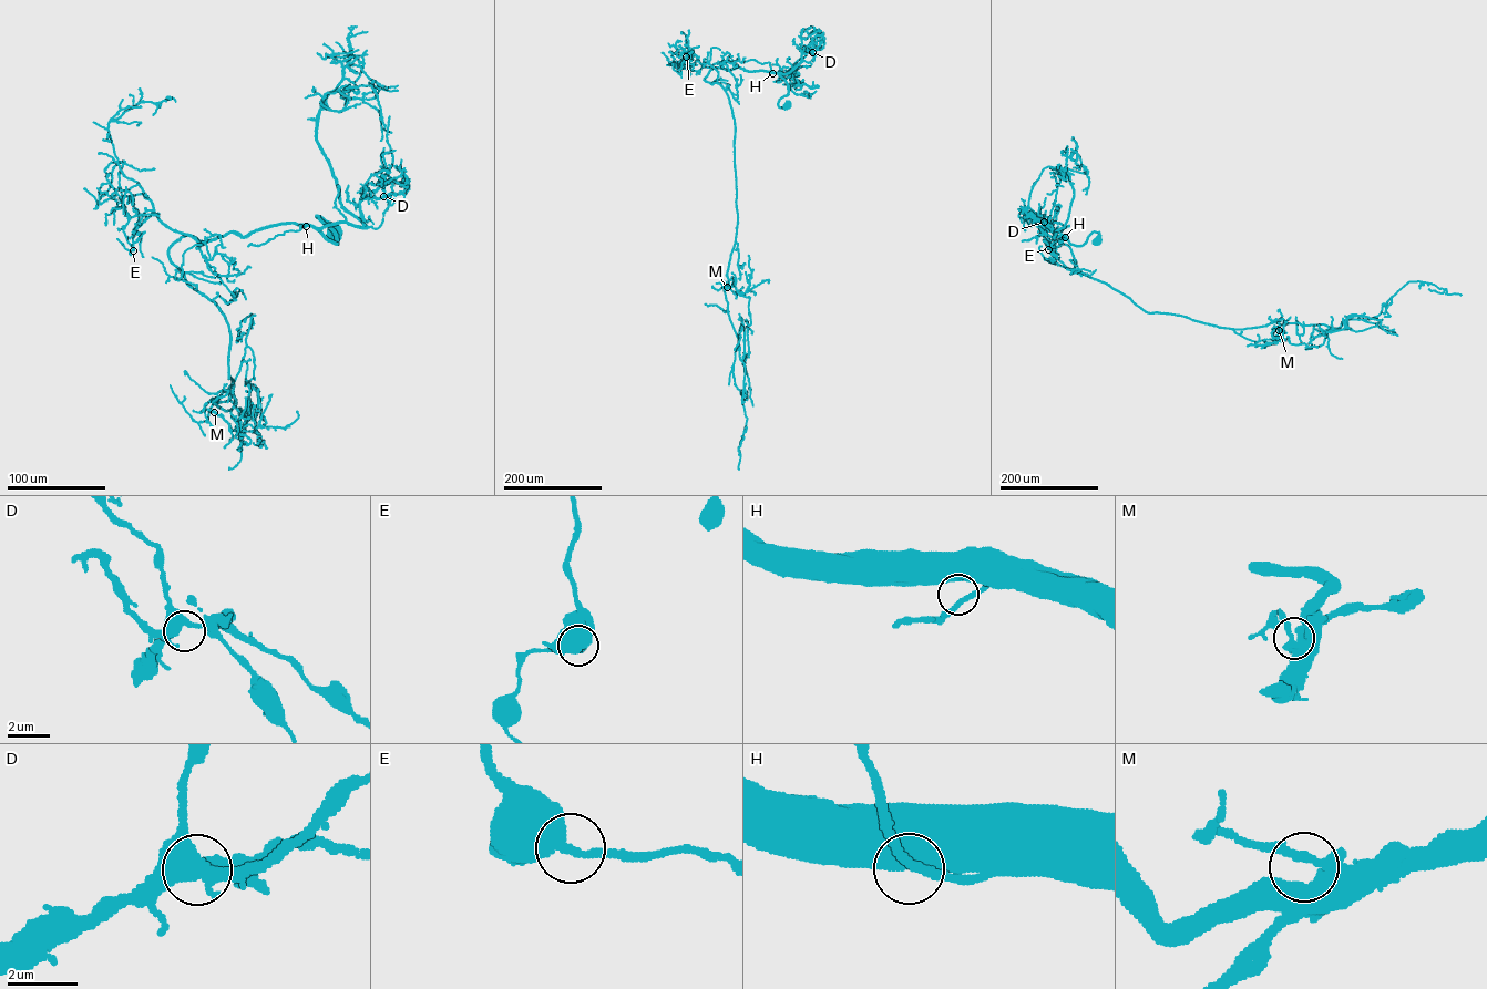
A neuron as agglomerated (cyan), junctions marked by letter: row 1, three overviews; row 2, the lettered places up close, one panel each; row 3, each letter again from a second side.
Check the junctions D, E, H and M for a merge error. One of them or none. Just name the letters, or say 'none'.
none

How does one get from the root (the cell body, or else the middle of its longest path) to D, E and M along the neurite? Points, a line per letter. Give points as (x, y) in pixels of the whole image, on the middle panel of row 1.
D: (789, 102), (778, 105), (788, 91), (779, 73), (789, 73), (799, 62), (800, 49), (812, 52)
E: (789, 102), (778, 105), (788, 89), (778, 73), (726, 70), (718, 63), (704, 67), (686, 57)
M: (789, 102), (778, 105), (788, 89), (776, 72), (715, 68), (704, 79), (724, 89), (735, 121), (727, 287)

